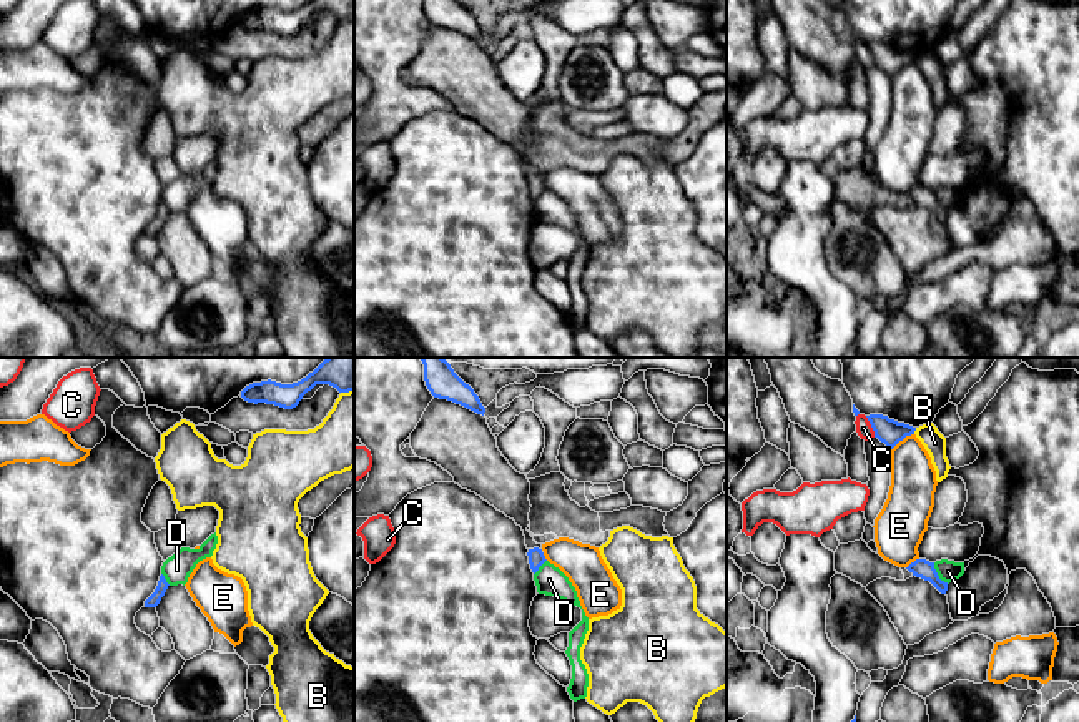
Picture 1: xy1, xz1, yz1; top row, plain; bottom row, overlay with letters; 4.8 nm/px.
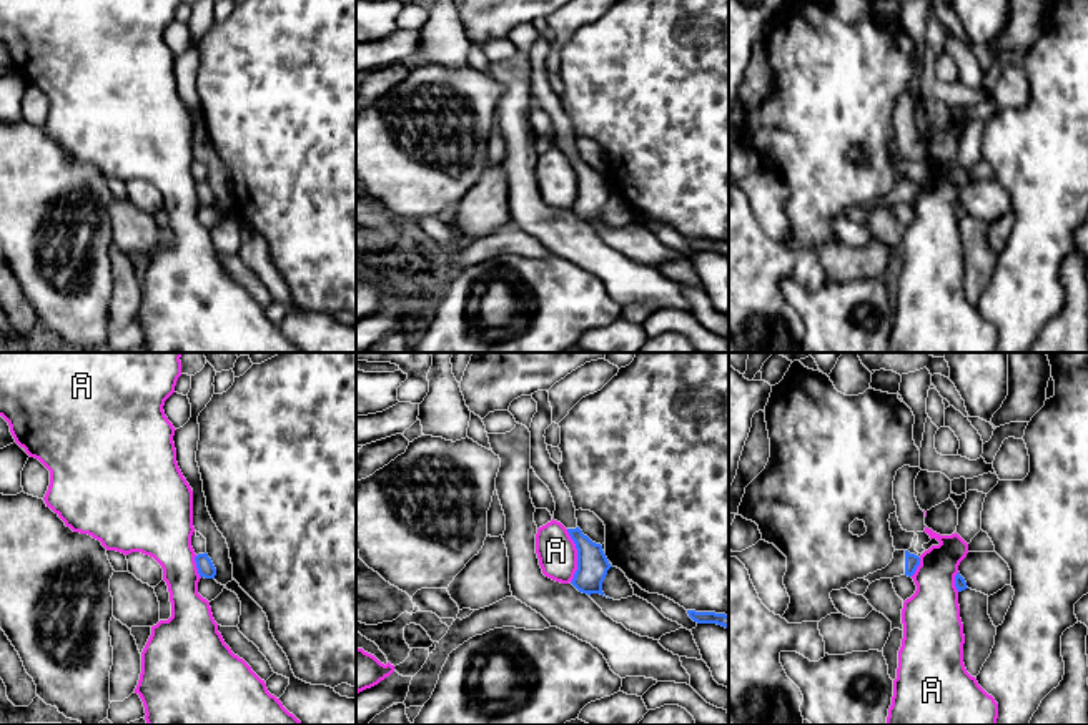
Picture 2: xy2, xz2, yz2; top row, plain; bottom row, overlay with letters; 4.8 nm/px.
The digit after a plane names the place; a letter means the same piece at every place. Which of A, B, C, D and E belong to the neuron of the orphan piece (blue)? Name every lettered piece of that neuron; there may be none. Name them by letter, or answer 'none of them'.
none of them

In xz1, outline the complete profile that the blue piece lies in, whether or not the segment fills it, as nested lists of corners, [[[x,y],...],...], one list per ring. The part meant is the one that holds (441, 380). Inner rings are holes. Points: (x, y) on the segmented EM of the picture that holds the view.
[[[421,358],[424,381],[434,398],[461,404],[477,414],[485,413],[479,396],[466,384],[444,358]]]

